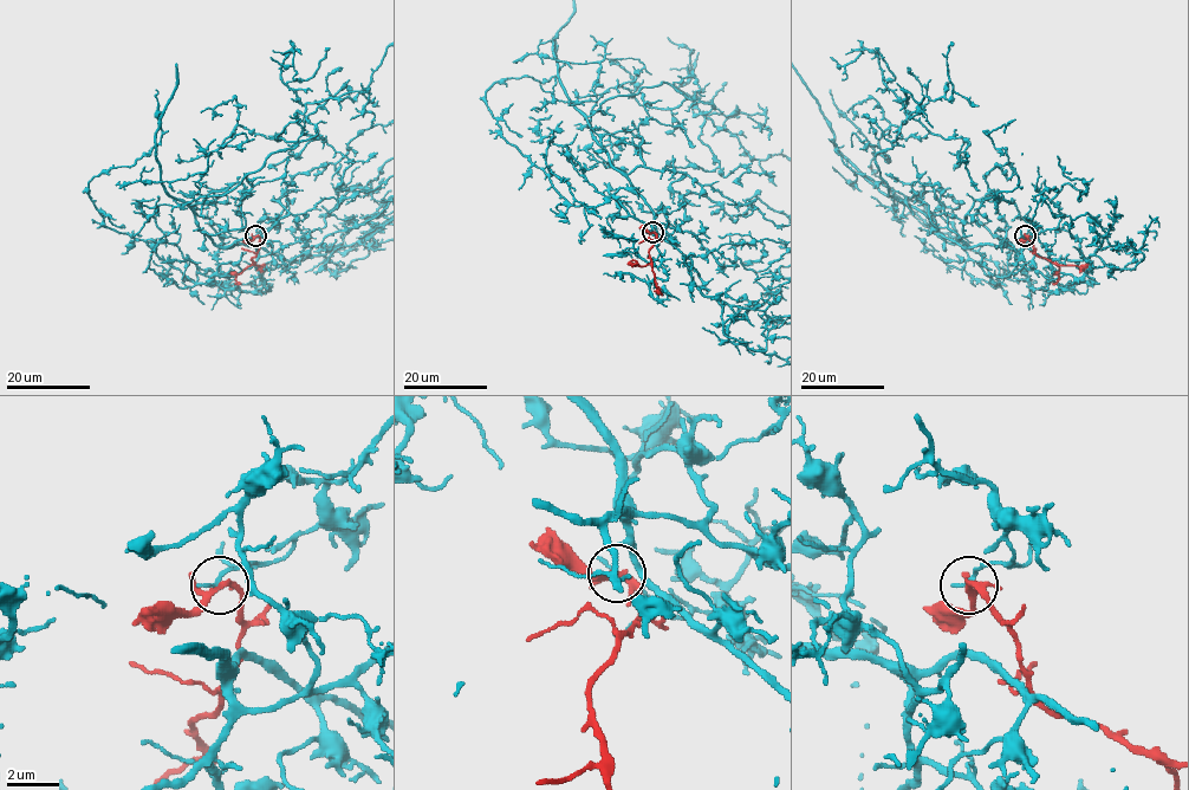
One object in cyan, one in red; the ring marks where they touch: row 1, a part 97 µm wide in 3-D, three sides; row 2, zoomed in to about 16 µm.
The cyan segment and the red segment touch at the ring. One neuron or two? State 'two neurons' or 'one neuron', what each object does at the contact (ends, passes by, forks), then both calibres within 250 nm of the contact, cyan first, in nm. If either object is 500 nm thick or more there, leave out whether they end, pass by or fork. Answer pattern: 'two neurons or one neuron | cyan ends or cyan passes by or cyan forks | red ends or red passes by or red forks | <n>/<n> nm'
two neurons | cyan ends | red forks | 170/200 nm

